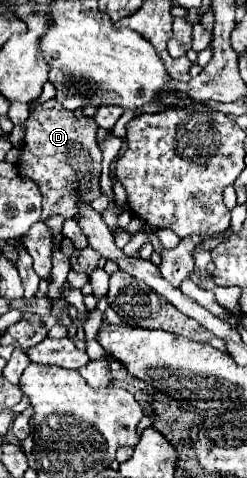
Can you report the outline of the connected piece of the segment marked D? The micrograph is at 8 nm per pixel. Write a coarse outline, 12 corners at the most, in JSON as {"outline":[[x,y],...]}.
{"outline":[[54,98],[32,108],[18,174],[42,220],[100,196],[98,126]]}

